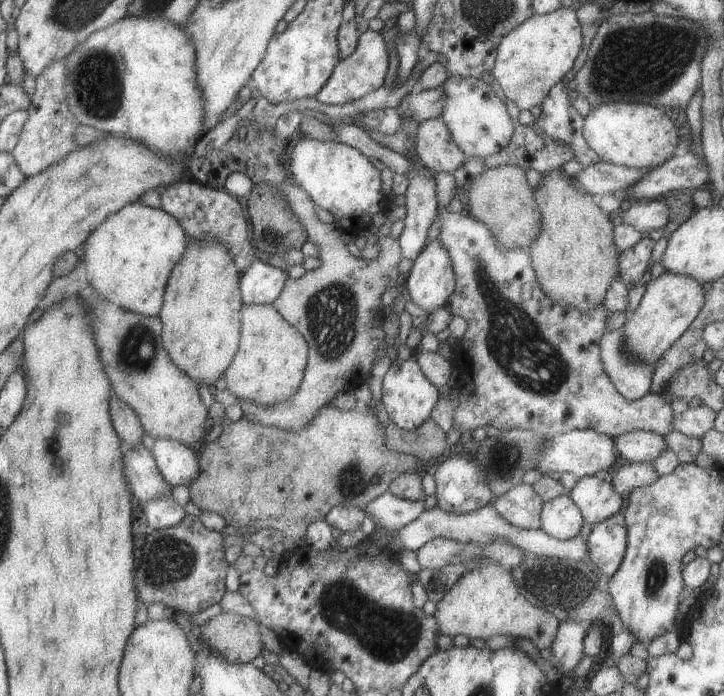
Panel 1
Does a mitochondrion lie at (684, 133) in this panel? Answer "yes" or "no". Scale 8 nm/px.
no

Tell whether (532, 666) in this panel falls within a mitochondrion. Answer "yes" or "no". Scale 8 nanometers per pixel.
no

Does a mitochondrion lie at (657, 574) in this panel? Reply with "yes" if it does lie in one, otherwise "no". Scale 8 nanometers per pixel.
yes

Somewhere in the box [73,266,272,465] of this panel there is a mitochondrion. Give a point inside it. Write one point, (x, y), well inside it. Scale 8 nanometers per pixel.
(136, 350)

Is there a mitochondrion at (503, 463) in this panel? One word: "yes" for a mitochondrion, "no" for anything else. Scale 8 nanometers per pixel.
yes

